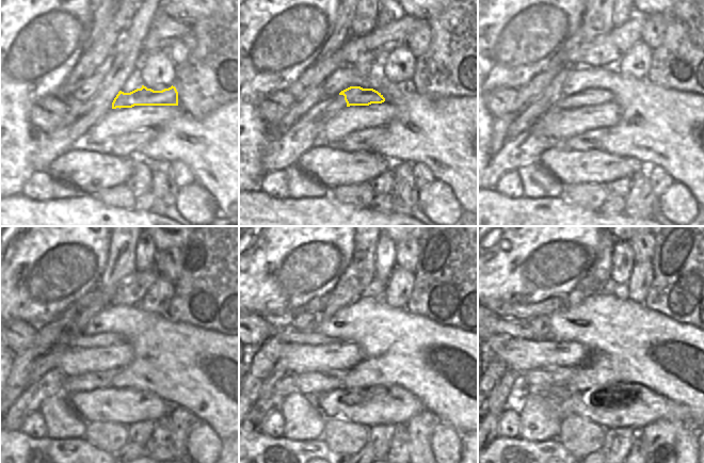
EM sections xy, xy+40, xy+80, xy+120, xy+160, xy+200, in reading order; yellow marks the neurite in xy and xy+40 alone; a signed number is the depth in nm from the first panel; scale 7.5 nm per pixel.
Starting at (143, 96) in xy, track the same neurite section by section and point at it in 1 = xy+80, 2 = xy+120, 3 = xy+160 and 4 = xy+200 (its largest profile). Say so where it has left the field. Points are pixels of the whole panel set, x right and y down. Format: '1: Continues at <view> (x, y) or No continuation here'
1: Continues at xy+80 (590, 96)
2: Continues at xy+120 (108, 338)
3: Continues at xy+160 (288, 334)
4: Continues at xy+200 (514, 328)

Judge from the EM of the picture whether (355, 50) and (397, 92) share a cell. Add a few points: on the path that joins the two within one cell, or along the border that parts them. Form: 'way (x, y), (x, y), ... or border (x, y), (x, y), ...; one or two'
border (372, 73), (378, 74); two

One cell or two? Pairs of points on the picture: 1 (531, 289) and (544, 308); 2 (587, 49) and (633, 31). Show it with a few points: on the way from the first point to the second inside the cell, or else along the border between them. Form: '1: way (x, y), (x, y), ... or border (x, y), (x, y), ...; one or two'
1: border (564, 297), (550, 297), (537, 303), (515, 304); two
2: way (598, 49), (608, 49), (621, 38); one

